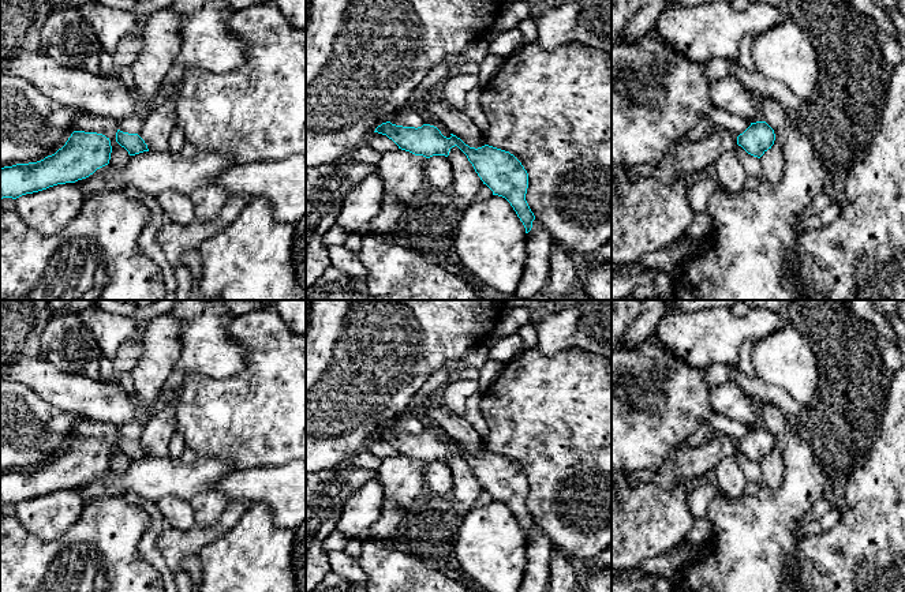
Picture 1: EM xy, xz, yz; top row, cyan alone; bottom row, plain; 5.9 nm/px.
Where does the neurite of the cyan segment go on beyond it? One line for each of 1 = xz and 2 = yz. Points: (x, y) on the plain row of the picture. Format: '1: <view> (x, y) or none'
1: none
2: none

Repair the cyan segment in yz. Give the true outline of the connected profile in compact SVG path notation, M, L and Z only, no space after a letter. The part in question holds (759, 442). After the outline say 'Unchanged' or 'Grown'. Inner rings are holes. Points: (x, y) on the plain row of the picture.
M766 427L751 428L751 431L737 442L737 450L758 464L771 454L774 446L774 435Z. Unchanged

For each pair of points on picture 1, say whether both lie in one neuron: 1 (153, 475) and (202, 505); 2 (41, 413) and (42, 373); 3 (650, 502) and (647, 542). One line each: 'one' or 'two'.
1: two
2: two
3: one

